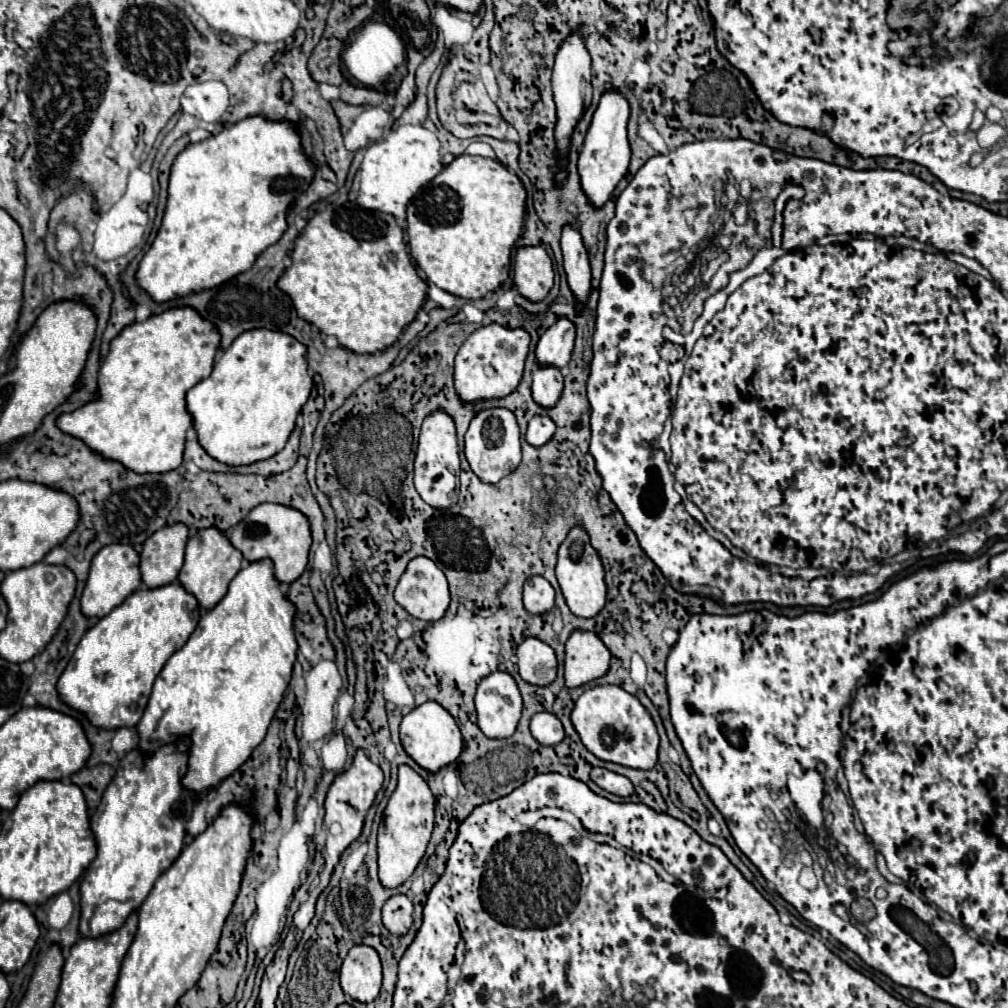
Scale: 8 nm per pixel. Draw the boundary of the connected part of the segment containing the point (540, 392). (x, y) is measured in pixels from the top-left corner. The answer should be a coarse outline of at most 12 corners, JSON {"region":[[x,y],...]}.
{"region":[[552,366],[538,368],[532,398],[554,408],[562,396],[562,374]]}

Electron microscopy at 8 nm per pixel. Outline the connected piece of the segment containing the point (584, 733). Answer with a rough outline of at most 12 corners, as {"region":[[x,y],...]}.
{"region":[[620,686],[584,690],[572,724],[586,750],[636,770],[658,762],[656,724]]}

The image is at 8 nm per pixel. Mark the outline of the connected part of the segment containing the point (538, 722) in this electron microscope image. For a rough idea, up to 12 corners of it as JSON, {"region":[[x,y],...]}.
{"region":[[550,712],[530,720],[530,732],[542,746],[556,746],[564,738],[560,720]]}

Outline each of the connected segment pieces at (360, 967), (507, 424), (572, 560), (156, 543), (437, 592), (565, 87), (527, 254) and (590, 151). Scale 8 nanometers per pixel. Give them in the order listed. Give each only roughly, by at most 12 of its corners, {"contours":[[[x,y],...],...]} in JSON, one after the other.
{"contours":[[[354,946],[340,984],[358,1002],[376,1000],[382,966],[374,948]],[[506,408],[478,412],[466,460],[486,484],[518,468],[520,432]],[[582,528],[558,550],[556,578],[570,612],[606,604],[604,568]],[[188,526],[156,530],[140,552],[146,586],[174,582],[184,564]],[[410,560],[394,598],[408,614],[440,620],[450,606],[444,572]],[[580,30],[562,42],[552,90],[562,162],[570,130],[592,100],[590,54]],[[542,246],[520,248],[514,286],[540,302],[554,284],[552,260]],[[608,88],[594,110],[578,174],[600,210],[630,164],[630,104]]]}

